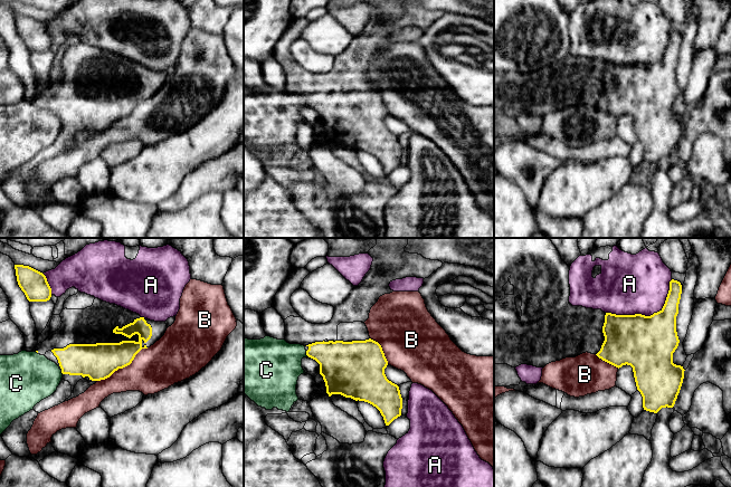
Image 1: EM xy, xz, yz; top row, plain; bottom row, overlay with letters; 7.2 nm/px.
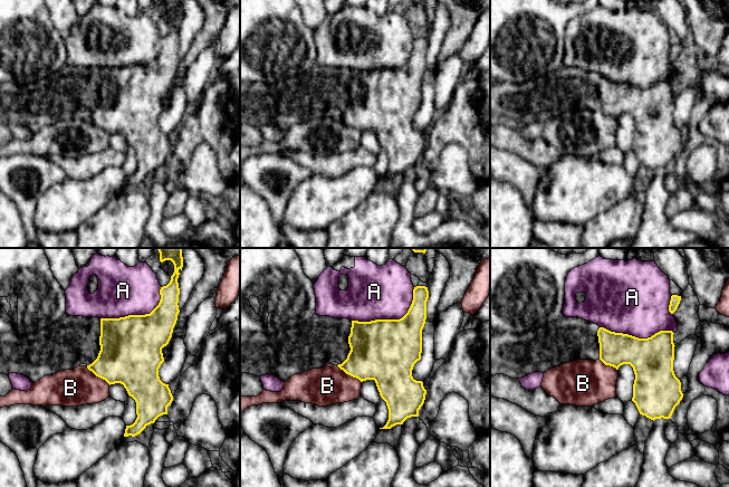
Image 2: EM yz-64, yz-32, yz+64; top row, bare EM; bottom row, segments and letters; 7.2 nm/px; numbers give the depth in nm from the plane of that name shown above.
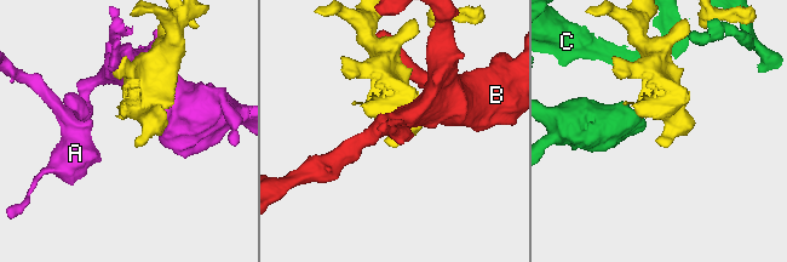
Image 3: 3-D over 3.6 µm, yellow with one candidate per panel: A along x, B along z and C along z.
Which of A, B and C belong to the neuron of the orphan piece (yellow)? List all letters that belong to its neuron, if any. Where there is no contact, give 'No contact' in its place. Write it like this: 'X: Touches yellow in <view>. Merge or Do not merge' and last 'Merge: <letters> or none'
A: Touches yellow in yz. Do not merge
B: Touches yellow in xy. Do not merge
C: Touches yellow in xz. Do not merge
Merge: none

